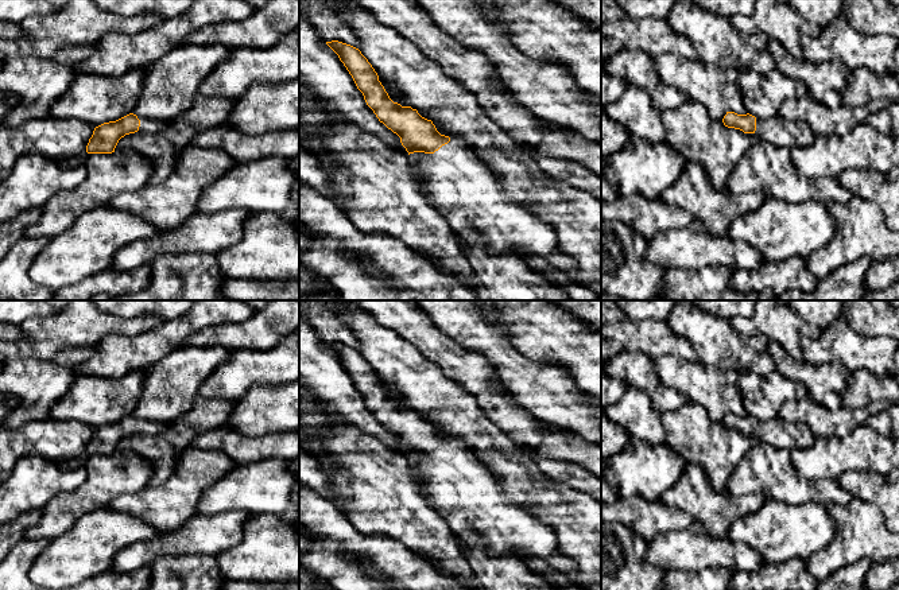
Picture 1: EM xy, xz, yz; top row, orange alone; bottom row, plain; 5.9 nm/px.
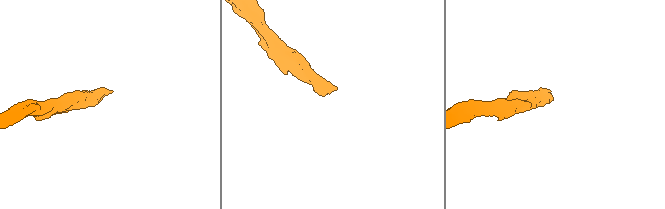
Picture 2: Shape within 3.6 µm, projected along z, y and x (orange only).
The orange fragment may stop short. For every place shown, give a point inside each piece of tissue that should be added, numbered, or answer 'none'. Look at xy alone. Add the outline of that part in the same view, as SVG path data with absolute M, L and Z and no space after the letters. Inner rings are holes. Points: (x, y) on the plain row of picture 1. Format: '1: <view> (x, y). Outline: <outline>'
1: xy (148, 427). Outline: M137 418L137 420L140 422L139 432L144 435L156 435L166 427L164 423L156 420L150 420L144 418Z

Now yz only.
1: yz (778, 433). Outline: M778 416L768 420L756 420L755 436L763 445L788 450L809 449L817 439L807 424L787 422Z

